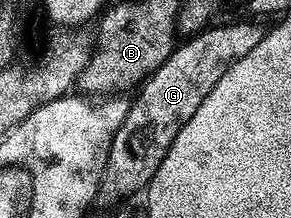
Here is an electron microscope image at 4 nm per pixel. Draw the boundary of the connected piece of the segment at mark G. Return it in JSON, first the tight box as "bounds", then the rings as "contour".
{"bounds":[105,21,266,196],"contour":[[[249,21],[206,28],[182,41],[171,57],[144,81],[127,120],[115,136],[105,169],[108,185],[113,185],[118,195],[133,196],[136,190],[144,191],[148,187],[159,164],[163,164],[163,156],[167,156],[175,136],[179,136],[187,120],[195,116],[199,104],[207,100],[211,88],[223,80],[223,72],[227,72],[231,64],[239,64],[239,60],[243,60],[243,56],[247,56],[247,52],[252,52],[263,40],[266,27],[261,27],[260,21]]]}

